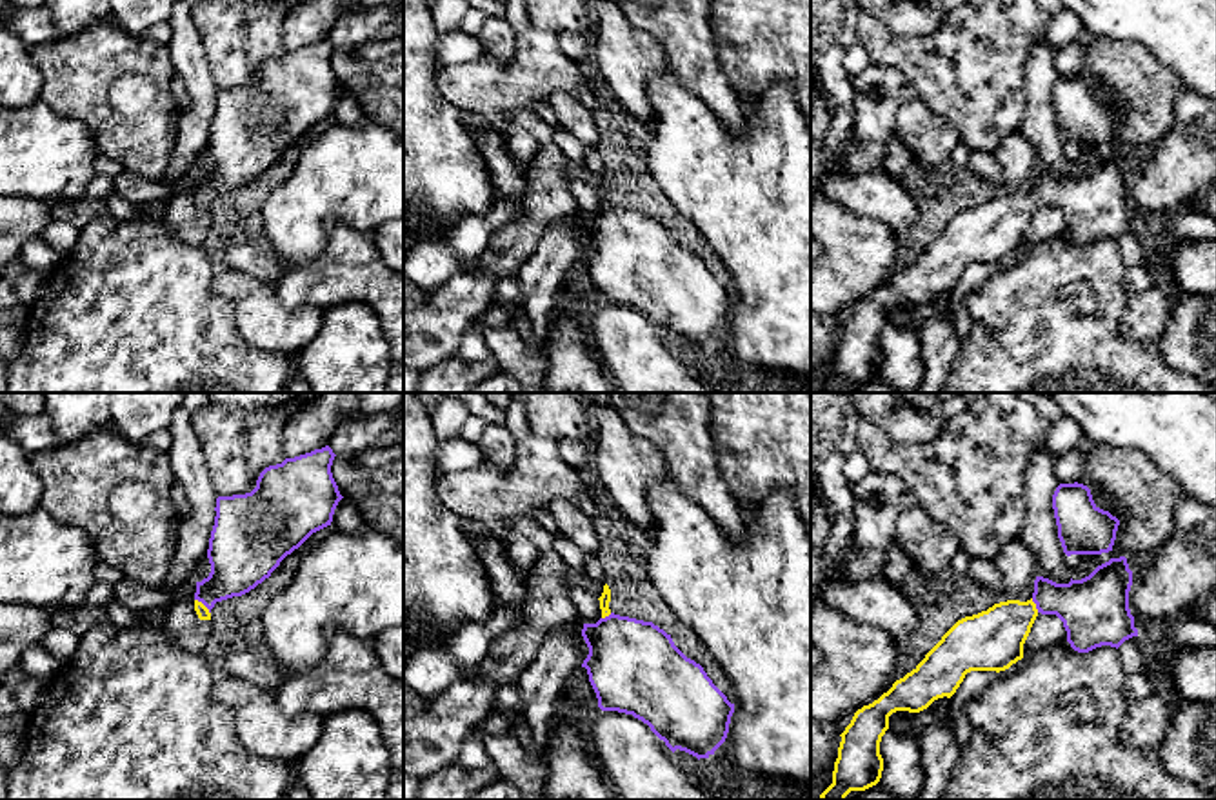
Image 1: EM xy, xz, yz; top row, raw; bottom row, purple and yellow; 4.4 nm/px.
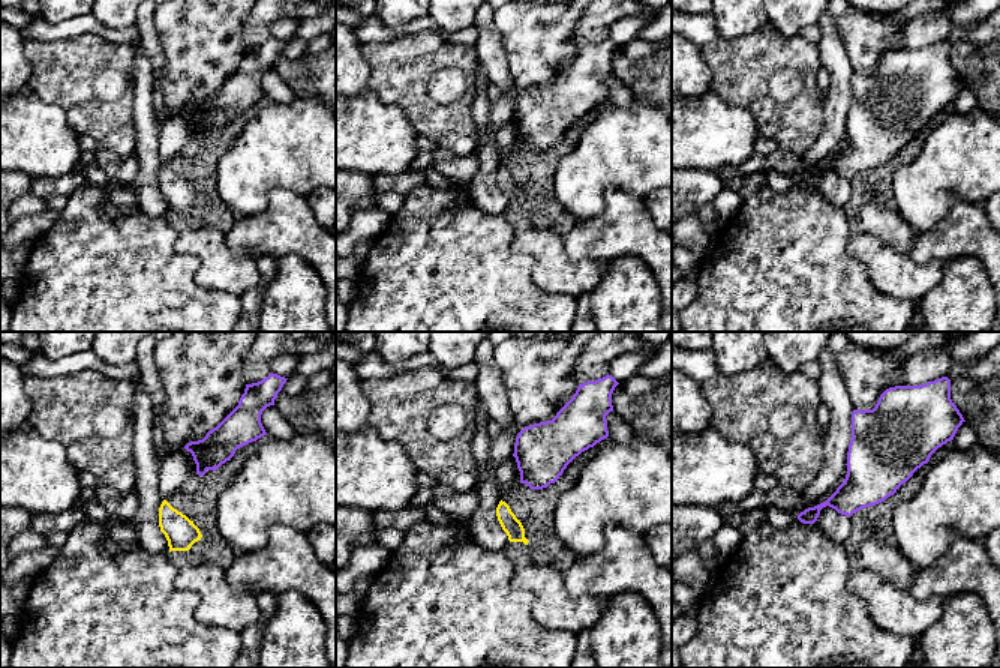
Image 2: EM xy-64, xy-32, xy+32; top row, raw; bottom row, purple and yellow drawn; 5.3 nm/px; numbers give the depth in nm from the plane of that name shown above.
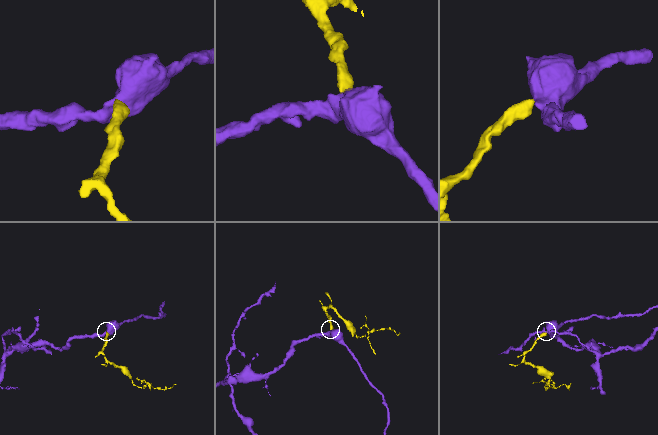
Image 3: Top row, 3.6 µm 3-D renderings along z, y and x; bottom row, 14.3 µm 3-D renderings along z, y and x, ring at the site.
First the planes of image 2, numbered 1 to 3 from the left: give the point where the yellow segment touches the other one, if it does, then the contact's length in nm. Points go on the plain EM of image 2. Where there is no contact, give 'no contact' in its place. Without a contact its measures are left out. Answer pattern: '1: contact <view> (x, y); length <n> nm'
1: no contact
2: no contact
3: no contact

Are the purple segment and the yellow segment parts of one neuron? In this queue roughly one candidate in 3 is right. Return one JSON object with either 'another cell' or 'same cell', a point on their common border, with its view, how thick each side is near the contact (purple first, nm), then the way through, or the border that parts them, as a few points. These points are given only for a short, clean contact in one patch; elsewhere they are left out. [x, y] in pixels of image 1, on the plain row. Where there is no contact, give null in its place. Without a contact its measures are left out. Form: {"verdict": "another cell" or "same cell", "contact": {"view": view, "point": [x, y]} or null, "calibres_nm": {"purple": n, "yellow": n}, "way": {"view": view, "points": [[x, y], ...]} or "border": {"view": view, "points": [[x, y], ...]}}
{"verdict": "same cell", "contact": {"view": "xy", "point": [204, 197]}, "calibres_nm": {"purple": 260, "yellow": 60}, "way": {"view": "xy", "points": [[240, 153], [204, 197], [202, 204]]}}

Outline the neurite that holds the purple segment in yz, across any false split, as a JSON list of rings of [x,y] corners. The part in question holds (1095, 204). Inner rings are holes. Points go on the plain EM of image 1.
[[[1111,151],[1098,158],[1089,169],[1069,176],[1056,176],[1036,169],[1032,191],[1027,195],[1007,193],[987,204],[958,213],[925,251],[878,293],[858,302],[840,327],[838,351],[834,355],[832,376],[820,387],[822,393],[845,393],[851,384],[865,384],[882,371],[883,351],[880,335],[889,322],[889,309],[896,304],[920,305],[938,291],[951,291],[965,267],[971,264],[1005,264],[1023,251],[1023,236],[1036,209],[1056,207],[1067,224],[1067,235],[1078,245],[1089,245],[1101,238],[1120,240],[1125,233],[1138,229],[1134,209],[1129,202],[1132,164],[1127,151]]]

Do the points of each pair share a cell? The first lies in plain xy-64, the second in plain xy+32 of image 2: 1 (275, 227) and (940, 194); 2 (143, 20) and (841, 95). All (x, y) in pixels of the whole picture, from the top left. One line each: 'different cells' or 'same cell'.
1: different cells
2: same cell

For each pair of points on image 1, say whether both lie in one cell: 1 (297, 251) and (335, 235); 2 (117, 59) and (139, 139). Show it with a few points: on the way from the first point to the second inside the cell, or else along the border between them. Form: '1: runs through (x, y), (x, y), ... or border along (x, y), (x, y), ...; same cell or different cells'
1: border along (366, 231), (328, 222), (324, 248), (288, 264); different cells
2: runs through (99, 80), (99, 110), (117, 128); same cell

